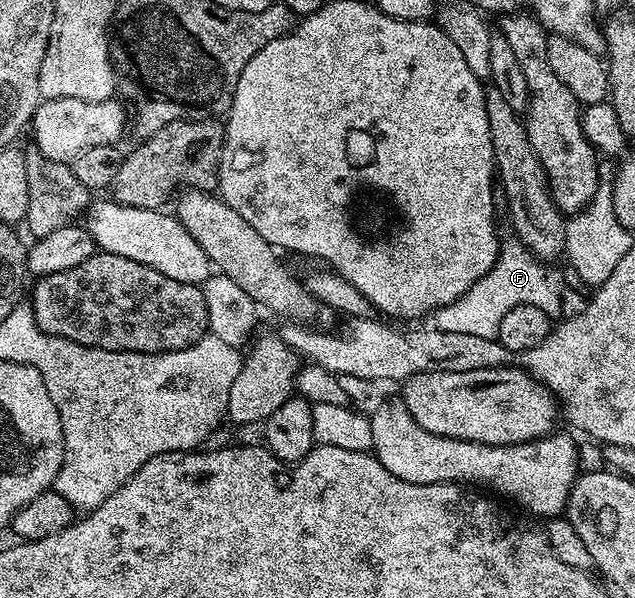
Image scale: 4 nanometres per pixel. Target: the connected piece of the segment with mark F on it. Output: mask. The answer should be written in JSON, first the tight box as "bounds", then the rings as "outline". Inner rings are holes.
{"bounds":[433,239,566,339],"outline":[[[517,239],[503,240],[496,263],[480,280],[472,283],[458,299],[433,314],[433,324],[440,331],[456,331],[463,335],[481,335],[483,339],[495,339],[500,331],[504,315],[512,307],[527,305],[540,307],[551,319],[563,316],[562,304],[566,301],[566,285],[562,273],[553,264],[540,260]]]}

